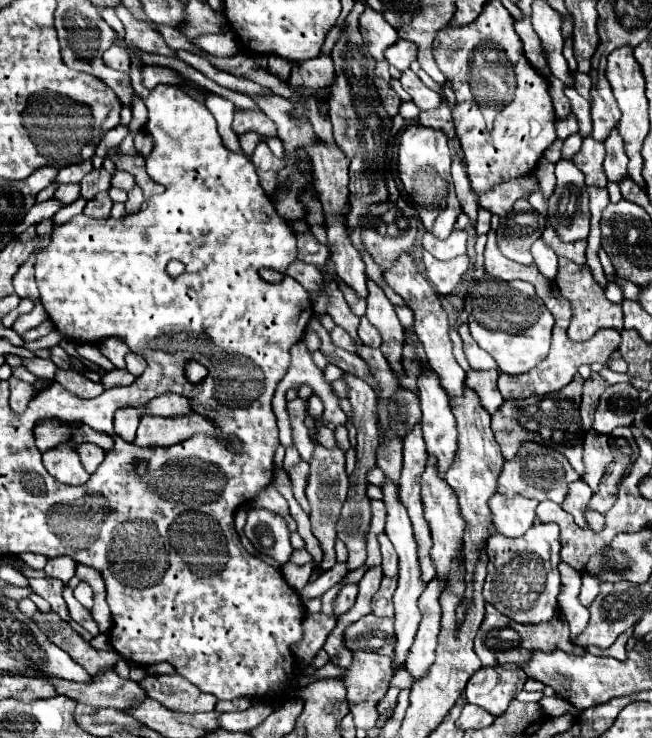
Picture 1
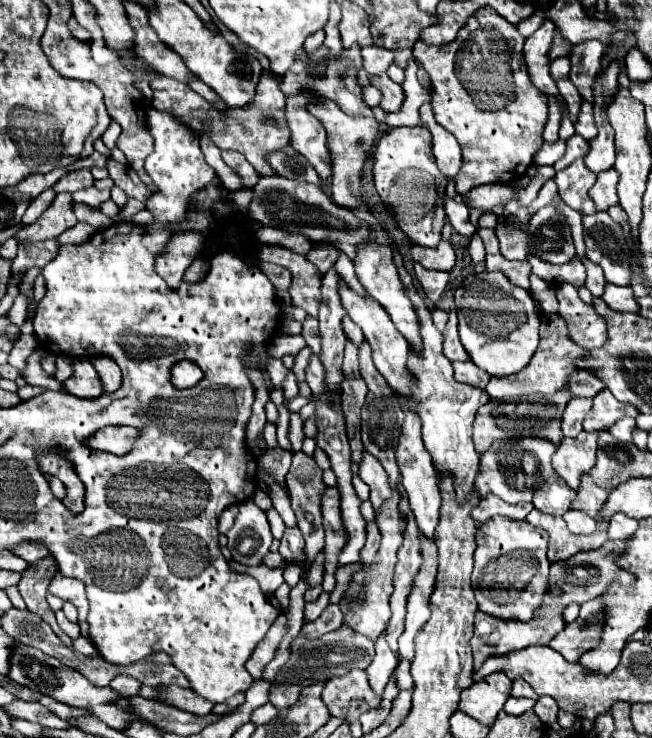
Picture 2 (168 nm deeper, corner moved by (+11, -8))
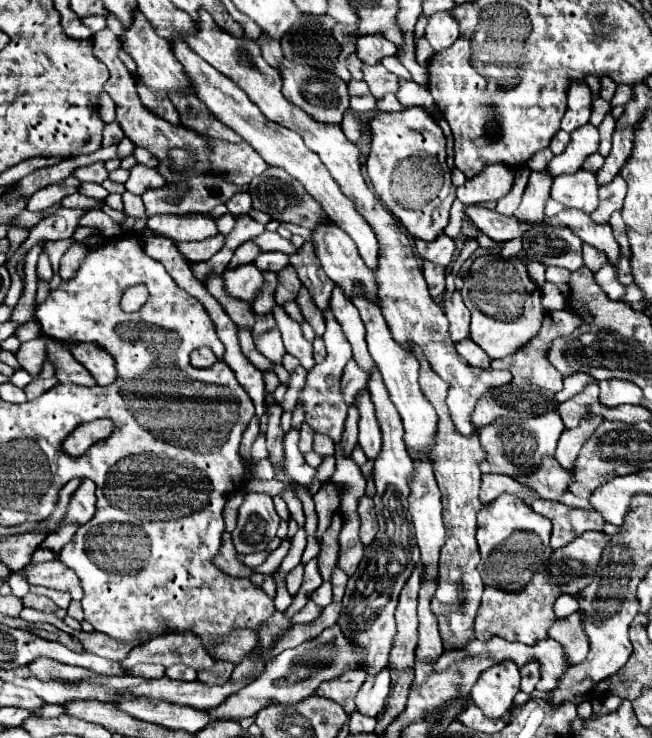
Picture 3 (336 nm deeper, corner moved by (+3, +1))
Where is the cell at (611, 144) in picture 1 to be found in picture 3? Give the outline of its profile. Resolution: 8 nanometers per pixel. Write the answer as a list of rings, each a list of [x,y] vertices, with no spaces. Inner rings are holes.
[[[616,176],[616,180],[612,180],[608,186],[600,188],[600,192],[598,192],[600,204],[598,204],[598,208],[590,214],[590,218],[592,218],[596,224],[606,224],[608,218],[610,218],[610,214],[622,208],[624,196],[626,196],[626,182],[622,180],[622,176]]]

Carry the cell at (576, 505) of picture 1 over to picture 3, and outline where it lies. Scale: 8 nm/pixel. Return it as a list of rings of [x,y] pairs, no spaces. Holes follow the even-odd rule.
[[[544,456],[540,466],[528,476],[514,476],[516,482],[536,490],[546,500],[556,500],[564,492],[568,492],[568,482],[572,480],[572,472],[562,468],[554,456]]]

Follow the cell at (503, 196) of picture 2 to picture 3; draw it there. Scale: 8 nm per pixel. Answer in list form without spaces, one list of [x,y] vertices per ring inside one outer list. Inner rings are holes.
[[[588,123],[584,128],[578,128],[572,132],[572,140],[570,140],[564,154],[554,156],[552,162],[548,164],[550,174],[560,176],[560,174],[574,174],[582,168],[584,160],[598,152],[598,130],[592,124]]]

